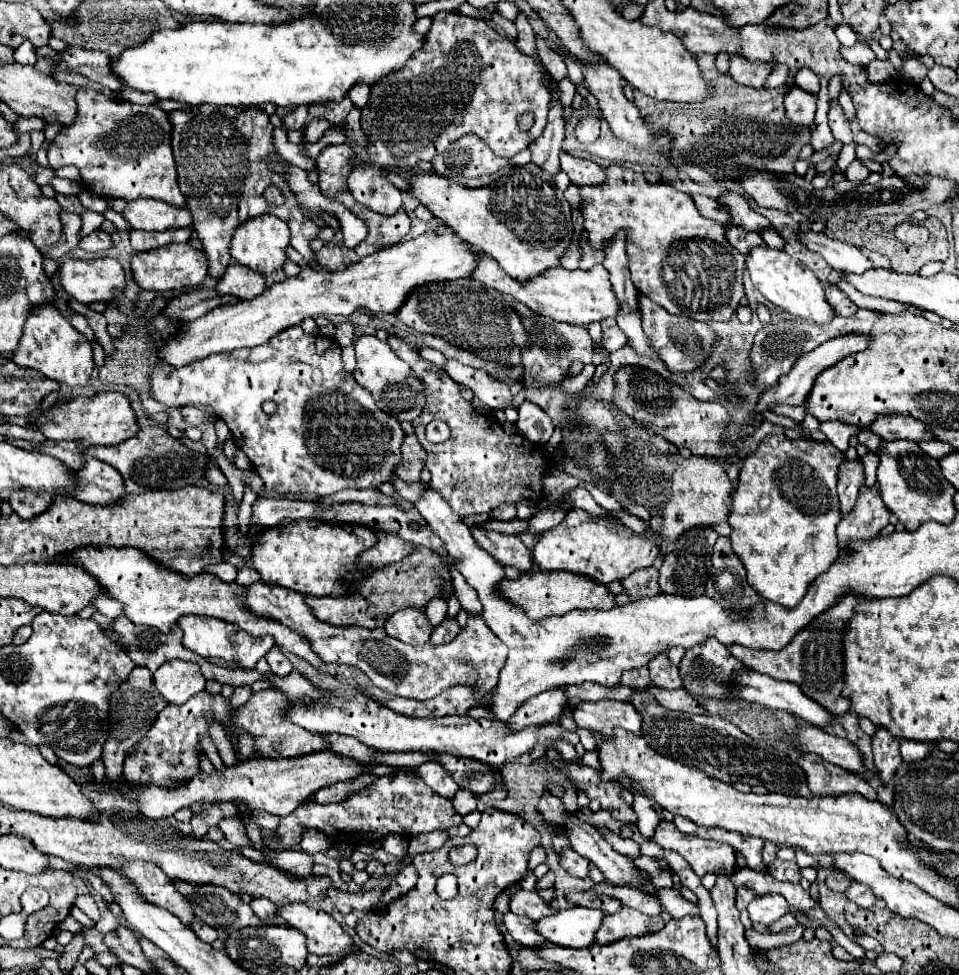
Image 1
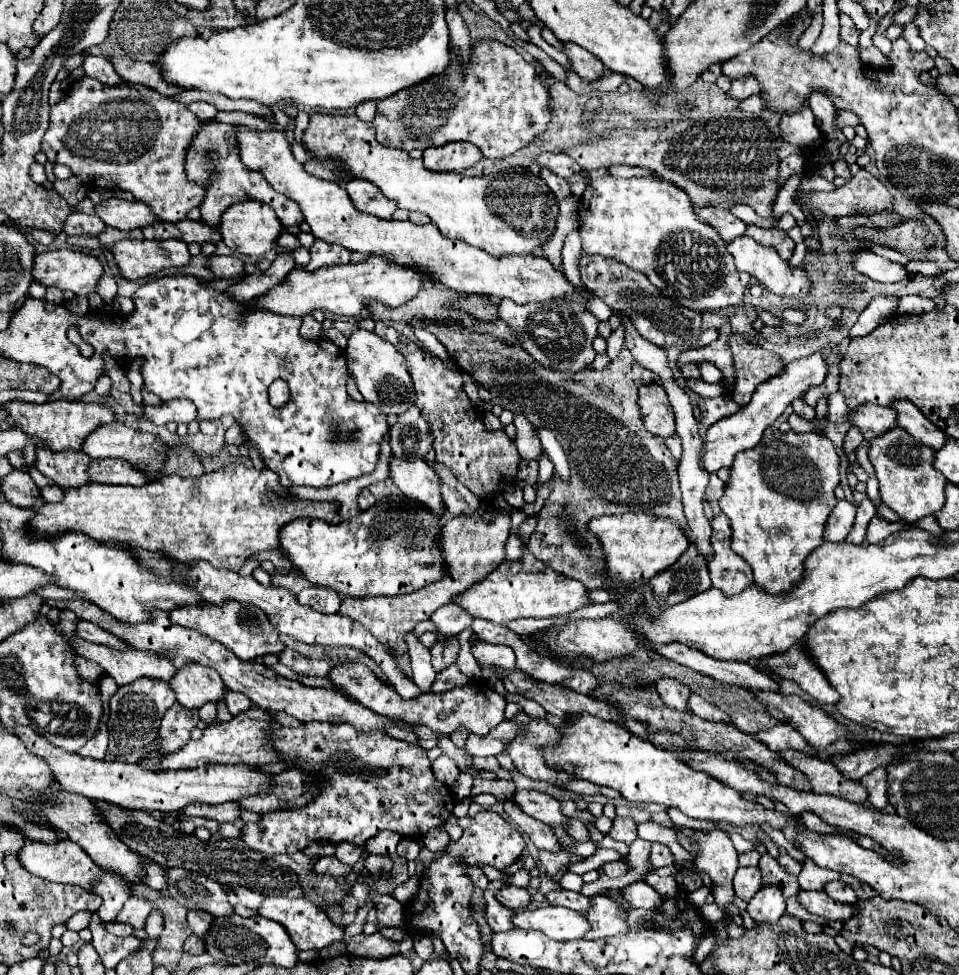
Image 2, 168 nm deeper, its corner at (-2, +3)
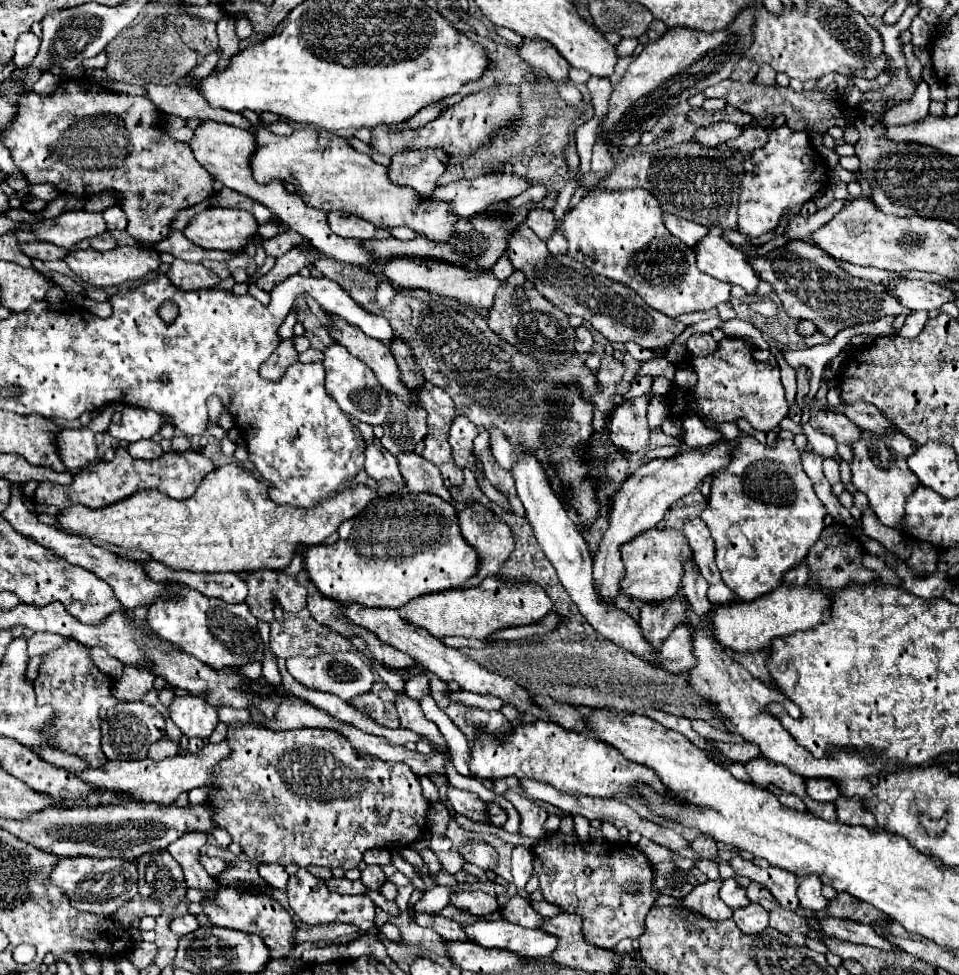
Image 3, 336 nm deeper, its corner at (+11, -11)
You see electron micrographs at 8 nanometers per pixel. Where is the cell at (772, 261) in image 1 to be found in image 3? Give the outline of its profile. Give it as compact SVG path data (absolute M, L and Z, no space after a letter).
M710 234L702 238L694 250L698 260L696 264L702 272L722 282L742 286L750 296L756 296L760 276L754 272L754 268L750 268L746 254L738 246Z

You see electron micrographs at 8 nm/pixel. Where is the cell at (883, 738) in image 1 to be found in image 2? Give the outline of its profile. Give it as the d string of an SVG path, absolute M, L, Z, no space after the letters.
M877 768L859 782L865 786L865 790L869 794L867 800L871 802L871 806L877 810L883 810L887 806L887 774L885 774L885 770Z

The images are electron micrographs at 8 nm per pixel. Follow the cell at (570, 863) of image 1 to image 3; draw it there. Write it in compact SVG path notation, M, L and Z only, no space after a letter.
M450 786L450 790L448 790L448 800L450 800L452 808L454 808L458 814L462 814L462 816L466 816L466 818L470 818L470 820L474 820L474 822L490 824L490 820L486 820L486 802L480 800L478 794L466 792L466 790L456 790L456 788Z

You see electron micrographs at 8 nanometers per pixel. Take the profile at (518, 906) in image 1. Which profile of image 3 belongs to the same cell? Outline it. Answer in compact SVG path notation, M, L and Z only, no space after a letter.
M468 890L468 892L460 892L460 894L452 894L450 904L458 906L470 914L476 914L476 916L488 916L488 914L498 912L498 908L500 908L496 896L484 894L482 890Z

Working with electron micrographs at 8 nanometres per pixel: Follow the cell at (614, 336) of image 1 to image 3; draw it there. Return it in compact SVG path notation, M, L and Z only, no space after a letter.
M586 326L576 328L576 352L578 354L590 354L594 346L594 338Z

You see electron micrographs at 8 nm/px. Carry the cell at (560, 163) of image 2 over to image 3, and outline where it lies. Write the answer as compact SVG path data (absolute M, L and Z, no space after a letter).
M498 172L438 186L430 198L452 202L458 216L474 216L478 212L484 212L490 204L498 200L514 198L526 192L530 186L534 186L534 182L524 176L518 176L514 172Z

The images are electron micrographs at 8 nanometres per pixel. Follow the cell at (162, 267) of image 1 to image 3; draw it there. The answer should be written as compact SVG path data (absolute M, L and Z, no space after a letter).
M116 246L108 252L98 252L98 250L76 250L66 256L68 266L72 272L82 278L86 284L96 286L96 288L106 288L106 286L122 286L126 282L140 280L148 276L150 272L156 272L160 266L160 254L156 250L142 250L140 246Z

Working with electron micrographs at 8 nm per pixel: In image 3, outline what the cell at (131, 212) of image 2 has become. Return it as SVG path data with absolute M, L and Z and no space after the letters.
M72 210L54 220L40 220L38 224L32 224L32 228L38 240L52 242L70 250L76 242L106 232L106 222L100 212Z

